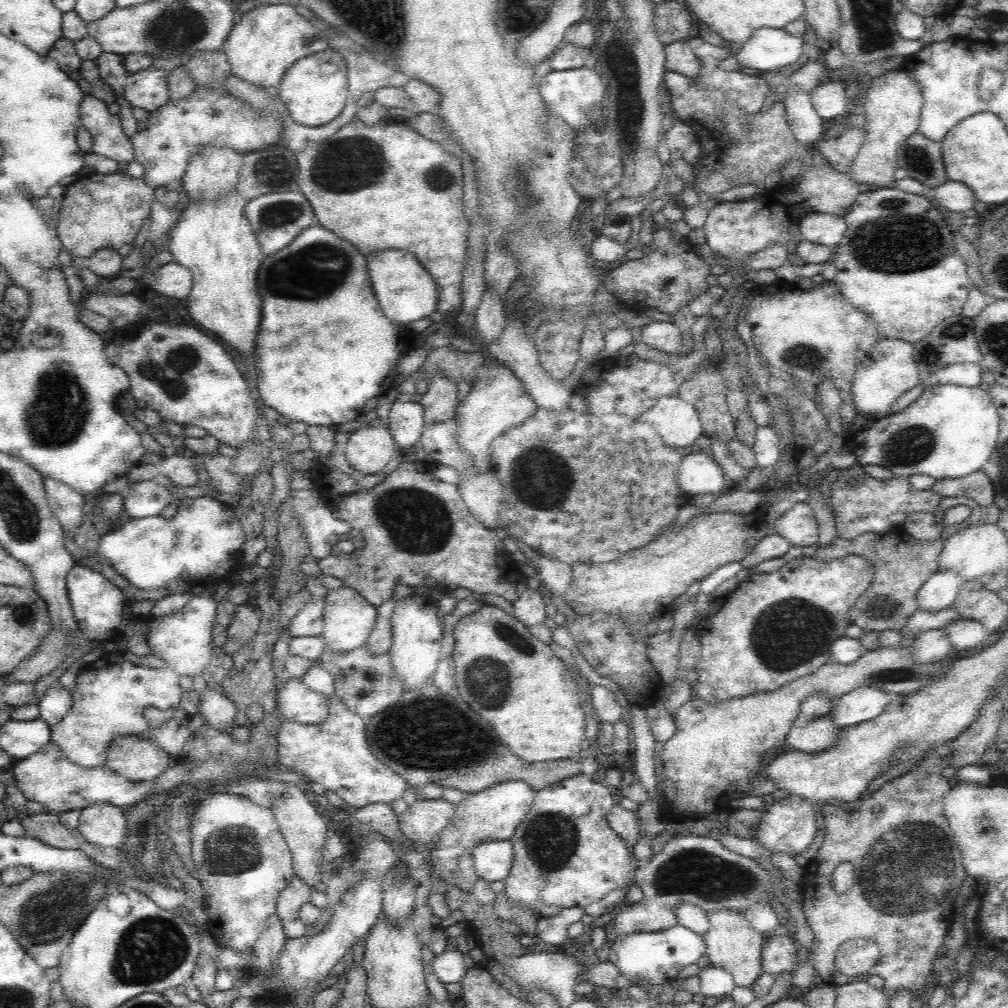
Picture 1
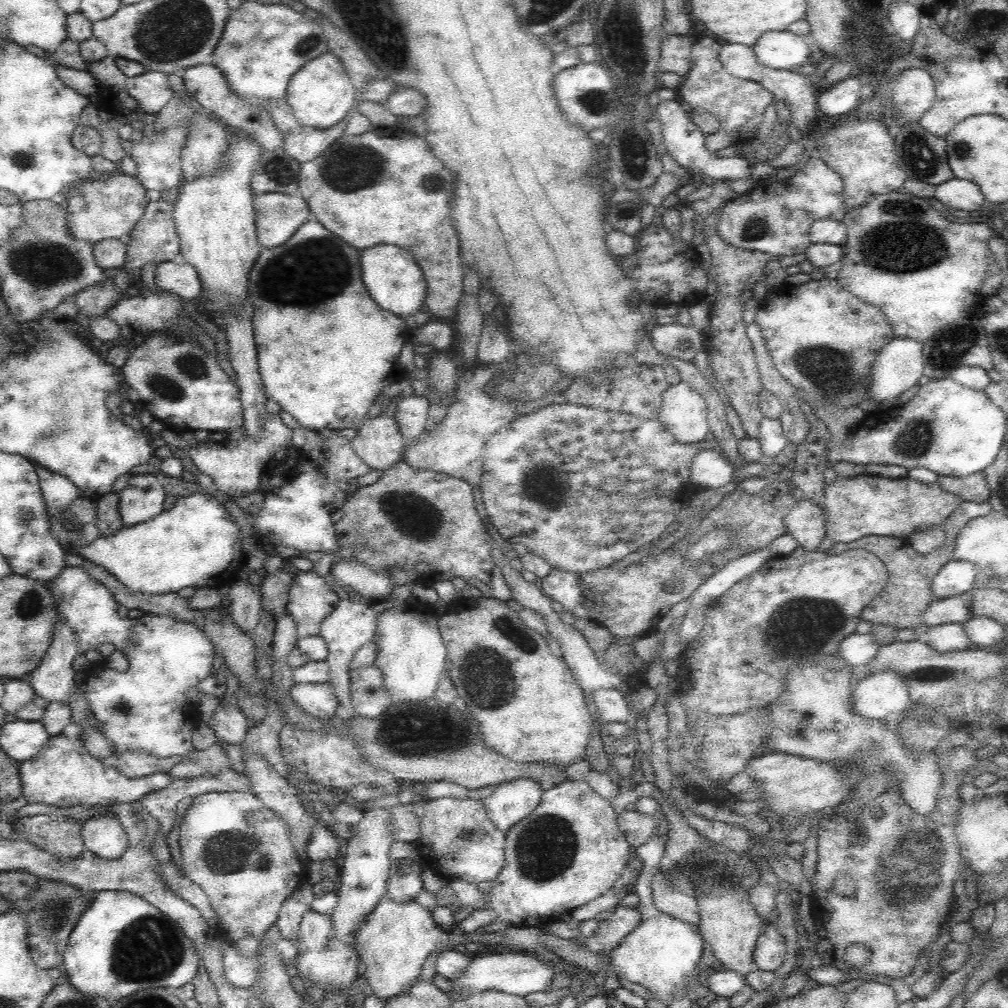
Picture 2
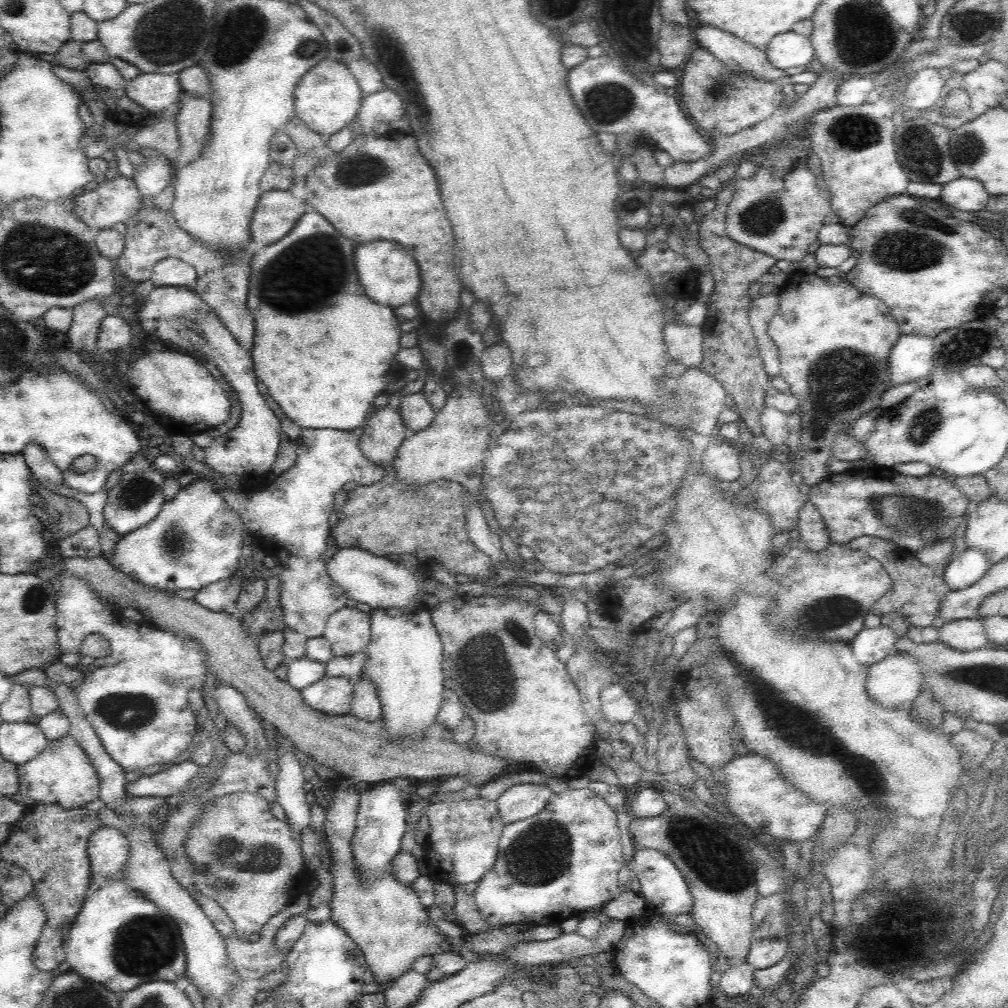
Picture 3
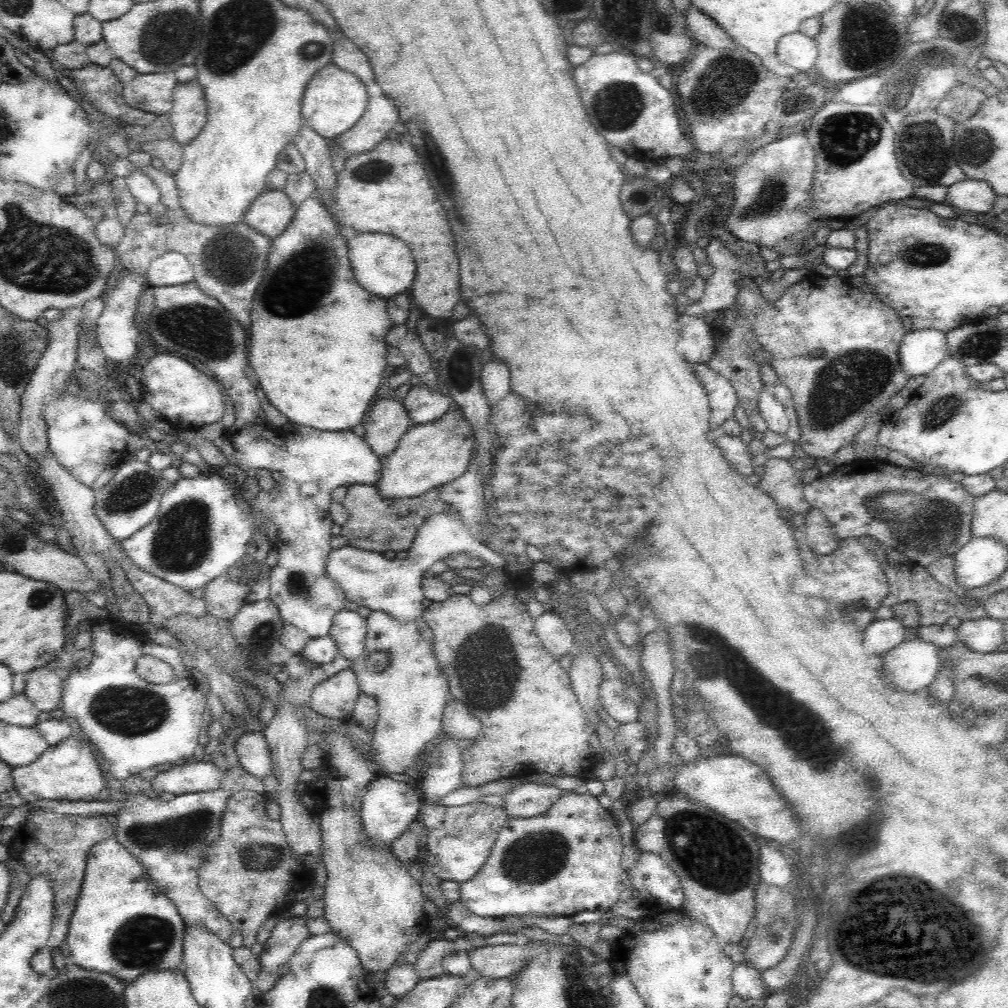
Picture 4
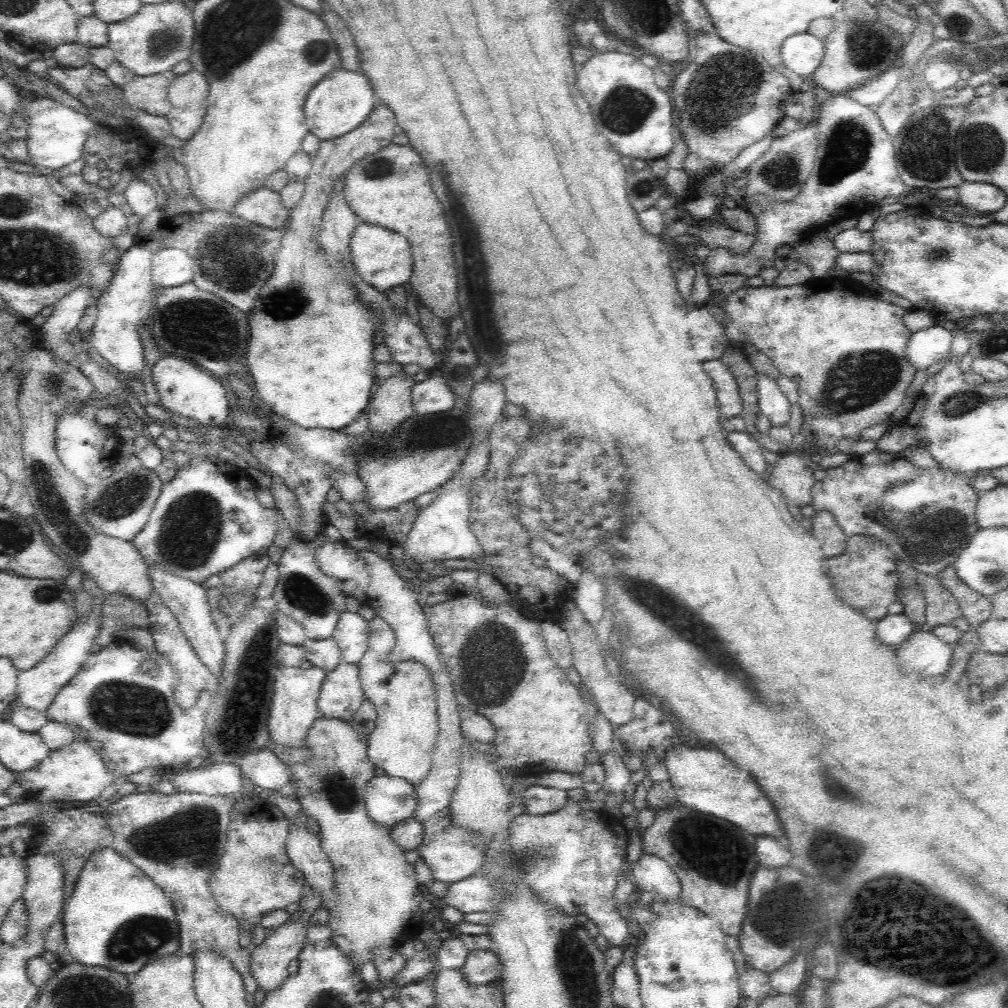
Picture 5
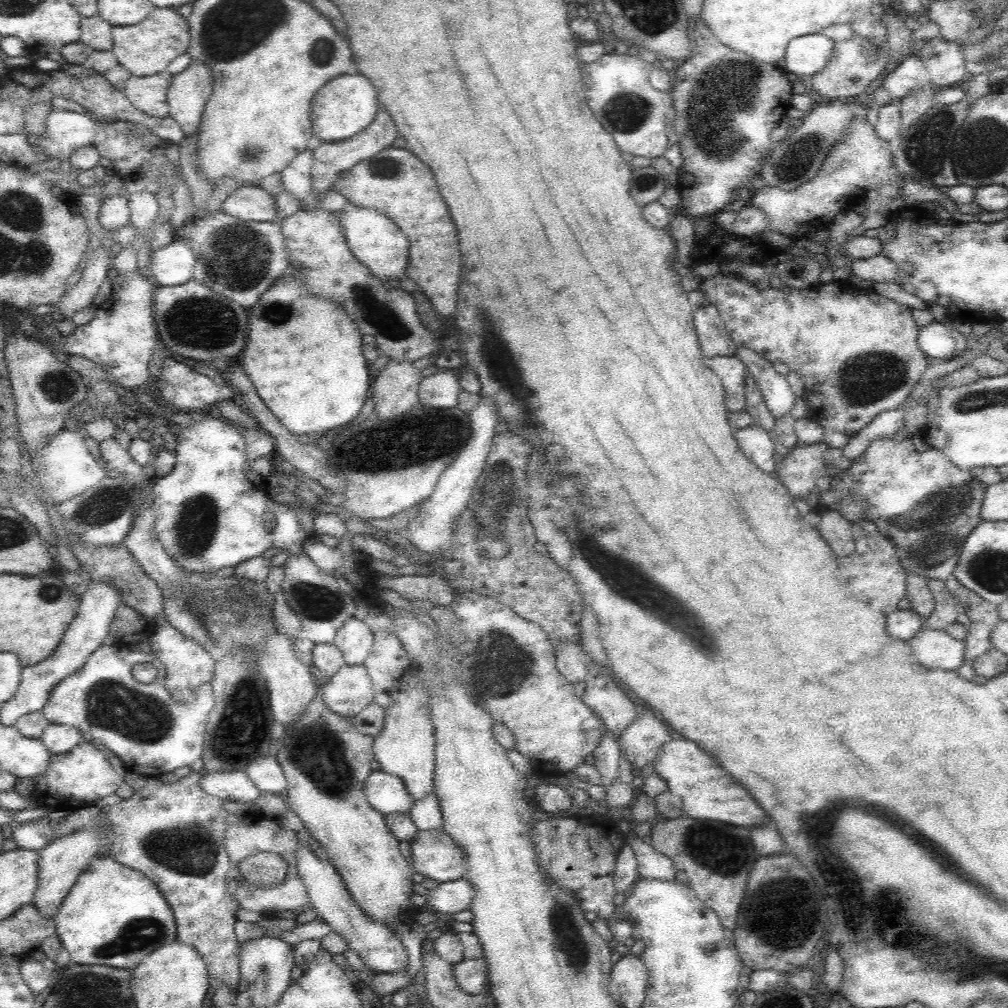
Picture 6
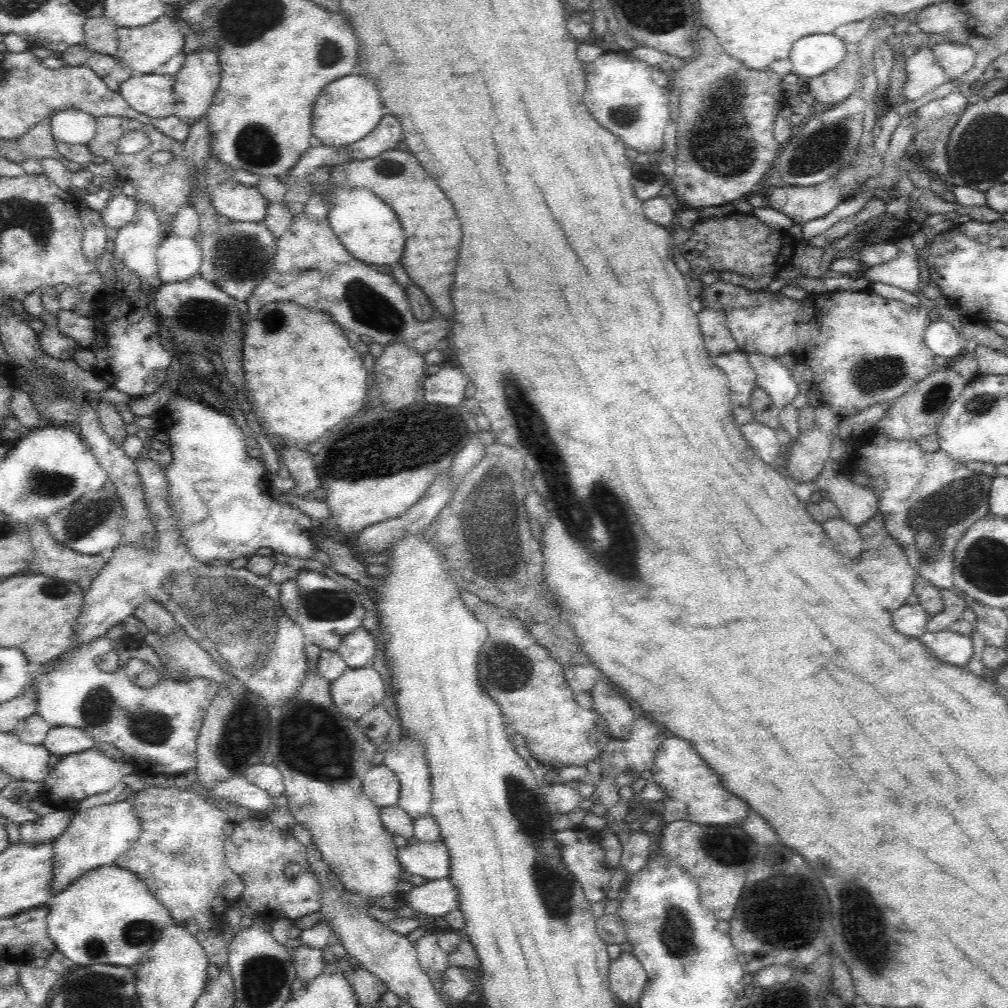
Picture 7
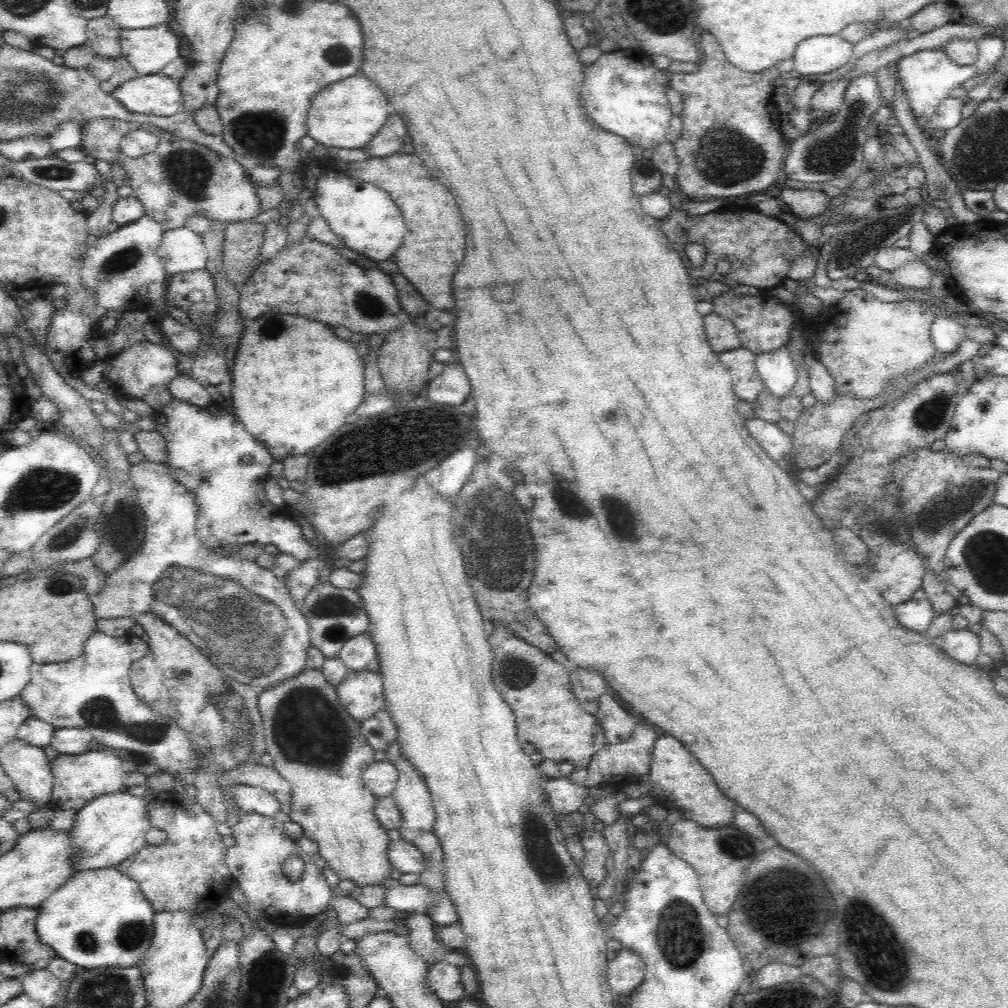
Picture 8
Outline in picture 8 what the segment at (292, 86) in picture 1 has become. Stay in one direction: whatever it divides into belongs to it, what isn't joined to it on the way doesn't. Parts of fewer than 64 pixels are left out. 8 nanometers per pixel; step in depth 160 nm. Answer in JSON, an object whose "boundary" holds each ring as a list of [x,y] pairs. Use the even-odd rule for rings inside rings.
{"boundary":[[[350,76],[323,88],[310,103],[307,116],[307,134],[318,144],[329,149],[363,149],[384,126],[388,118],[388,100],[366,76]]]}

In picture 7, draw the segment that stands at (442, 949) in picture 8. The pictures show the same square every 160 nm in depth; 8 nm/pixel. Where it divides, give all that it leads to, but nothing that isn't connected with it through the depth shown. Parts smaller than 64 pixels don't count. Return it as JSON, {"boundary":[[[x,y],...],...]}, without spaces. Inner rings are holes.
{"boundary":[[[428,933],[414,942],[419,965],[436,985],[444,976],[444,970],[450,967],[448,952],[442,950],[437,942],[437,935]]]}

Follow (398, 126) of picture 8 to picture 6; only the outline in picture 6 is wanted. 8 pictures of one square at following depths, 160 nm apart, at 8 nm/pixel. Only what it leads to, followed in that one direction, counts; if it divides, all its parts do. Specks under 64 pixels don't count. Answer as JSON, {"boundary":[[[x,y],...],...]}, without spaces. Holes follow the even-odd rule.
{"boundary":[[[380,110],[380,112],[376,113],[374,120],[364,130],[358,132],[357,135],[351,136],[346,140],[339,140],[338,142],[329,143],[322,141],[313,150],[311,168],[312,194],[302,200],[301,209],[304,211],[314,210],[321,194],[332,190],[336,180],[340,179],[344,171],[350,170],[352,166],[356,166],[359,162],[374,159],[380,151],[392,147],[392,143],[396,140],[396,132],[397,127],[392,118],[390,118],[390,114]]]}

